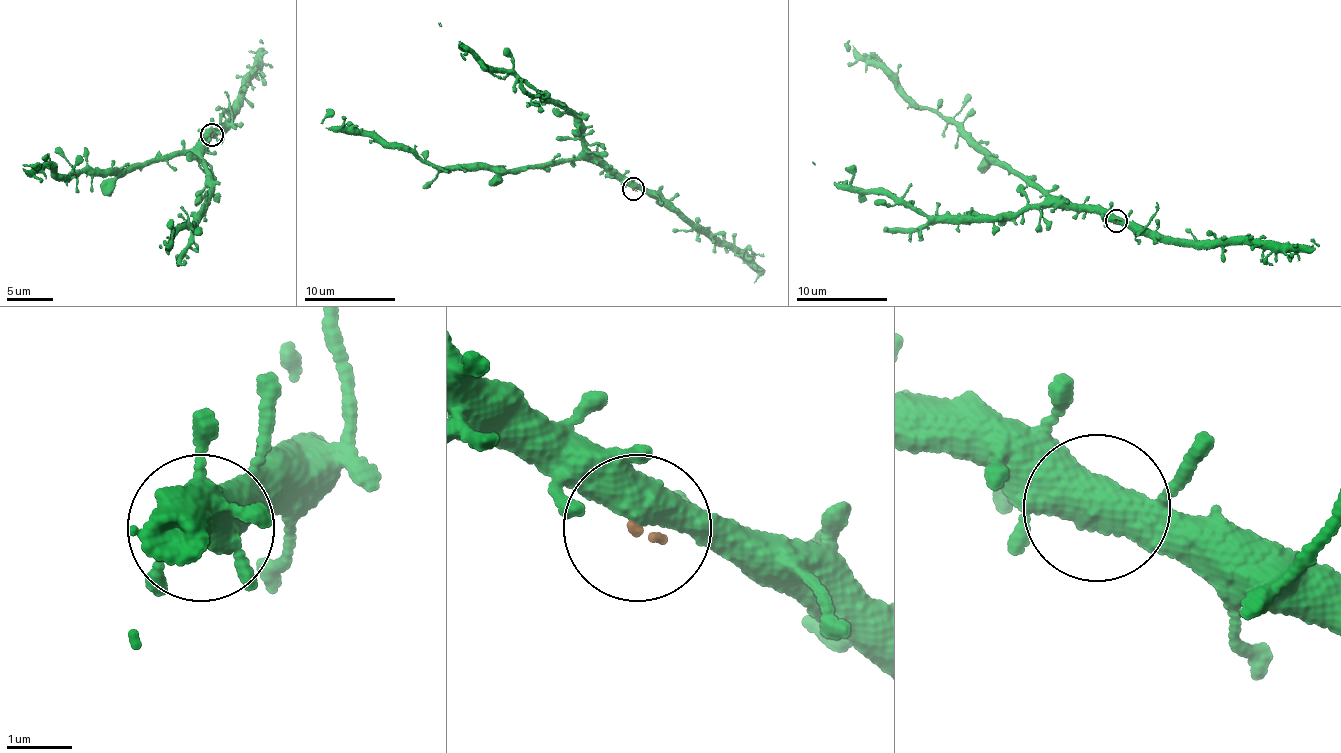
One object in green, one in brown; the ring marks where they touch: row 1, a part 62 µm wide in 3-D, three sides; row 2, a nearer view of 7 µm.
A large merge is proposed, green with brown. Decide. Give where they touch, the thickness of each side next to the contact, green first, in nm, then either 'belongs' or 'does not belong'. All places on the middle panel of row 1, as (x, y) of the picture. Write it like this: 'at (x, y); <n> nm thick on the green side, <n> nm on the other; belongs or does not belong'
at (633, 189); 400 nm thick on the green side, 60 nm on the other; does not belong

